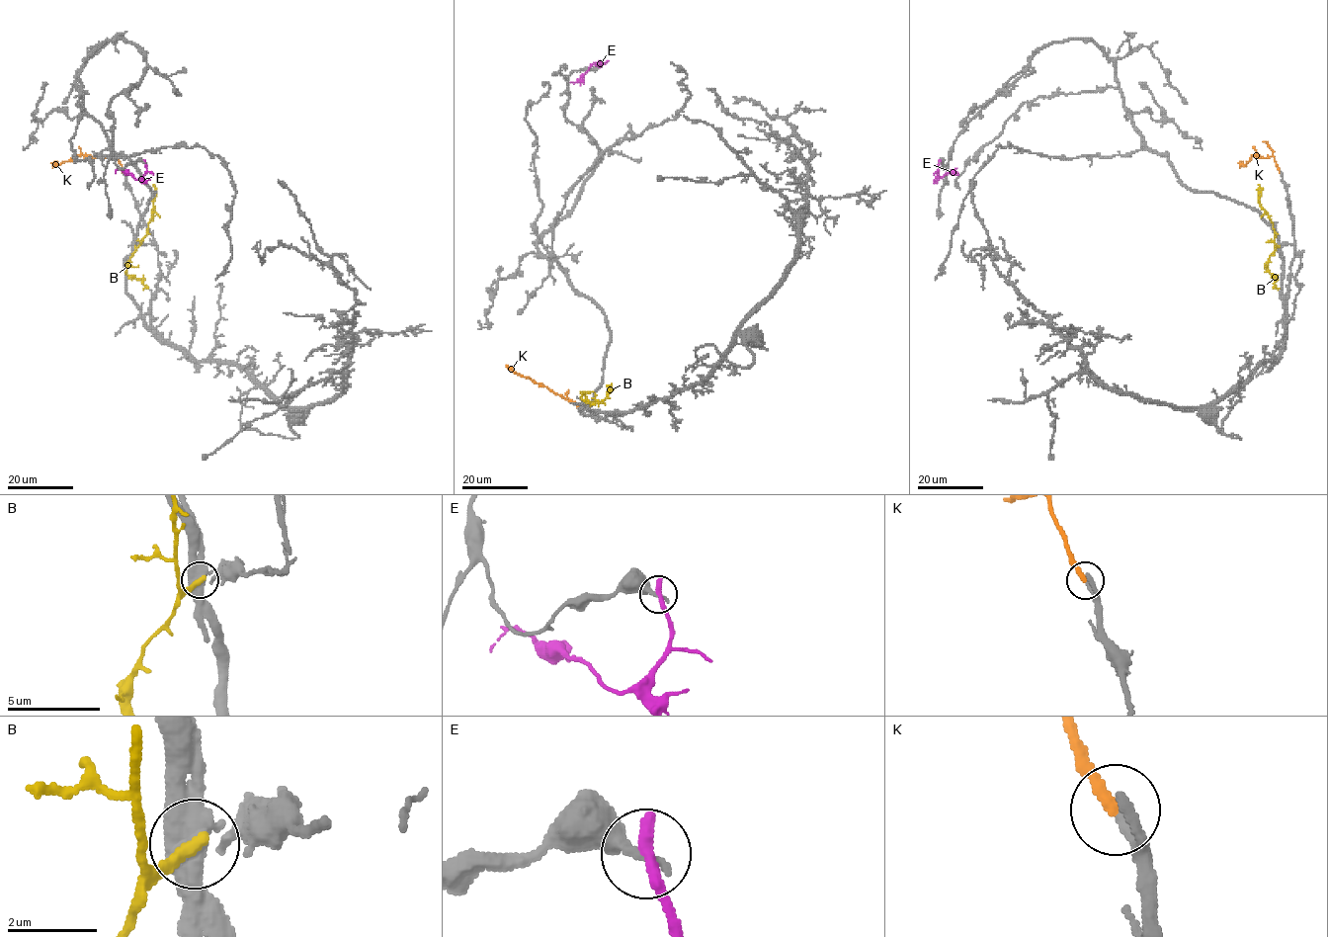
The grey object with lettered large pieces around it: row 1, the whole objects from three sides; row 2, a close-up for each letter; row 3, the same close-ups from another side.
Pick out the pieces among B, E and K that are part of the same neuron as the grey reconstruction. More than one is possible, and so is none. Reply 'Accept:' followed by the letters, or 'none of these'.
Accept: K

